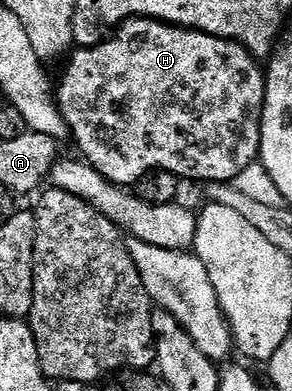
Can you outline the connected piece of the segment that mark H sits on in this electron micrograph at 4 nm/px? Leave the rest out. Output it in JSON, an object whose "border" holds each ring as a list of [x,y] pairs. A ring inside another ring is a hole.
{"border":[[[130,18],[128,22],[121,23],[116,33],[98,42],[96,46],[74,49],[69,60],[69,67],[66,68],[61,83],[57,82],[55,86],[57,104],[69,125],[72,140],[77,141],[77,146],[81,149],[80,157],[116,186],[132,187],[152,170],[166,170],[182,180],[194,178],[197,182],[205,182],[204,184],[229,184],[239,176],[239,172],[243,172],[243,168],[258,161],[267,74],[262,63],[241,43],[198,30],[186,30],[183,26],[170,26],[168,22],[158,22],[156,18]]]}

